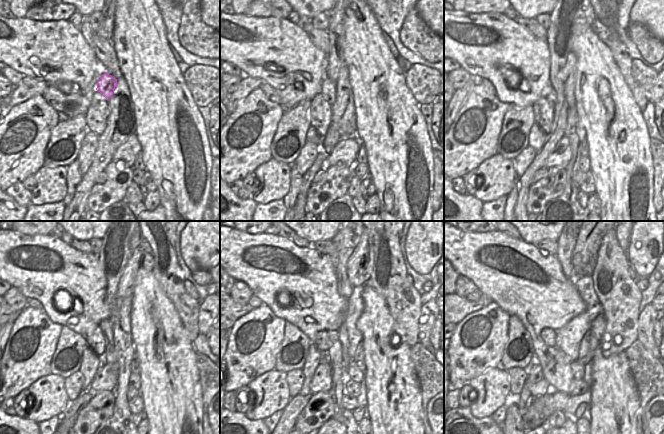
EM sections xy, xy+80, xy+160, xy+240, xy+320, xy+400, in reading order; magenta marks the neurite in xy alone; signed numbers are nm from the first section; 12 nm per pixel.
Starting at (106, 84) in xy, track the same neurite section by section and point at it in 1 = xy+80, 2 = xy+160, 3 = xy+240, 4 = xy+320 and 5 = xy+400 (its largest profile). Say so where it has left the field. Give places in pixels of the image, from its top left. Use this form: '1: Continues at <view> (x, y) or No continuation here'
1: Continues at xy+80 (329, 90)
2: Continues at xy+160 (552, 97)
3: Continues at xy+240 (105, 325)
4: Continues at xy+320 (334, 353)
5: Continues at xy+400 (557, 418).

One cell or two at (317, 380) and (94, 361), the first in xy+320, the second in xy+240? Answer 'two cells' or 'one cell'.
two cells

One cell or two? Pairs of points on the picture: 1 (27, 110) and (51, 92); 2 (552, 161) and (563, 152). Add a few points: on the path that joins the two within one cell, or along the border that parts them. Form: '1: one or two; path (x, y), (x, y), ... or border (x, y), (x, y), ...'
1: two; border (42, 95), (58, 111)
2: one; path (555, 159), (560, 155)

